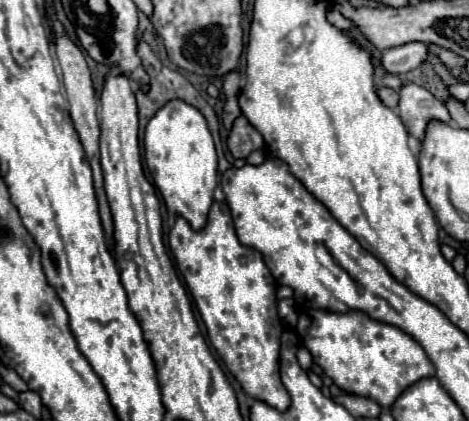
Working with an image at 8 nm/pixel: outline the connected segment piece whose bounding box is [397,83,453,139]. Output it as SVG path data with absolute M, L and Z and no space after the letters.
M409 83L399 91L399 95L401 95L399 105L397 105L399 115L405 123L405 127L417 139L423 139L425 125L431 119L439 119L443 123L453 125L453 119L451 119L447 107L439 99L435 99L427 89L423 89L415 83Z

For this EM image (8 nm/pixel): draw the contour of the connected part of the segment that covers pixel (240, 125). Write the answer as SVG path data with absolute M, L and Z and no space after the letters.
M241 115L231 131L231 141L227 141L229 151L233 153L233 157L247 157L251 151L255 149L263 149L265 143L261 139L261 133Z

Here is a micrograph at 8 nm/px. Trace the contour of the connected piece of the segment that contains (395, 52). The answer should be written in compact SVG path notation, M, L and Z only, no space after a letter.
M407 43L395 49L387 49L383 53L383 67L389 73L407 73L421 63L425 63L429 57L429 45L425 43Z

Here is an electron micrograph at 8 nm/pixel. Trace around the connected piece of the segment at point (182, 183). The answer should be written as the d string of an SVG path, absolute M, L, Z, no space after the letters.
M181 99L167 101L147 123L143 145L147 167L165 205L185 217L193 229L201 229L213 203L213 189L217 187L217 151L203 113Z

